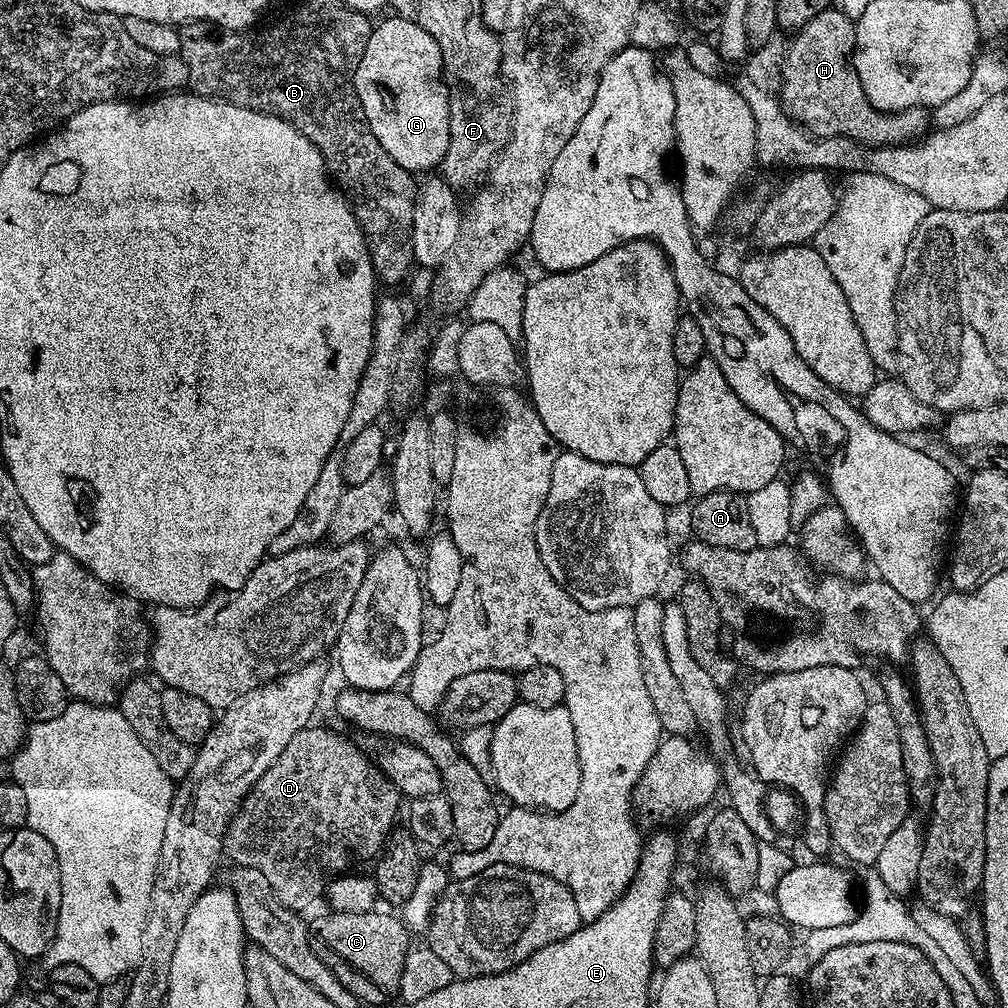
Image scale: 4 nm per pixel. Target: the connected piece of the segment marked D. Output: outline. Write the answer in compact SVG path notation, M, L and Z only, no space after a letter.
M306 727L298 734L294 734L294 738L290 738L286 750L282 750L282 754L278 754L278 758L272 763L270 770L266 770L266 774L262 774L262 778L258 778L258 782L253 786L251 792L240 803L240 808L236 811L236 816L230 822L228 832L224 836L223 855L227 859L229 856L233 865L258 870L270 881L270 886L274 886L274 894L278 898L278 902L282 902L282 906L293 910L305 910L304 908L310 907L319 896L321 899L325 895L331 880L355 869L352 867L362 863L363 860L370 859L369 861L371 861L385 847L388 834L397 823L396 811L399 808L401 811L402 808L402 797L399 790L384 777L384 773L370 759L369 753L367 756L354 741L347 740L346 737L339 736L338 733L331 732L328 728L316 727Z

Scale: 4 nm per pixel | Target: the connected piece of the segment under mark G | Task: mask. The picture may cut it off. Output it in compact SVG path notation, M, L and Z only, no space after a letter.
M395 14L389 15L389 17L389 20L384 20L381 24L377 23L373 27L370 38L366 42L366 50L362 50L362 58L358 62L356 72L352 76L352 84L356 87L356 97L360 99L360 109L364 111L364 120L370 126L374 138L378 138L382 150L386 150L386 154L390 154L390 158L394 158L394 162L398 162L398 166L402 166L407 172L428 174L443 165L444 155L449 146L448 90L444 87L442 79L444 67L441 64L441 54L438 50L438 44L434 42L434 38L430 38L430 34L426 34L426 30L422 30L422 26L418 26L414 22L410 22L406 18Z

